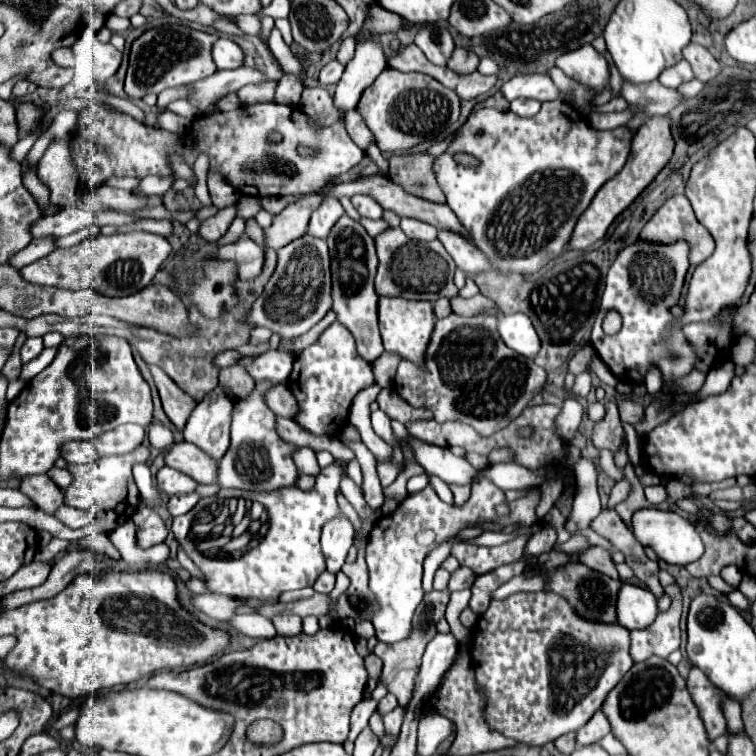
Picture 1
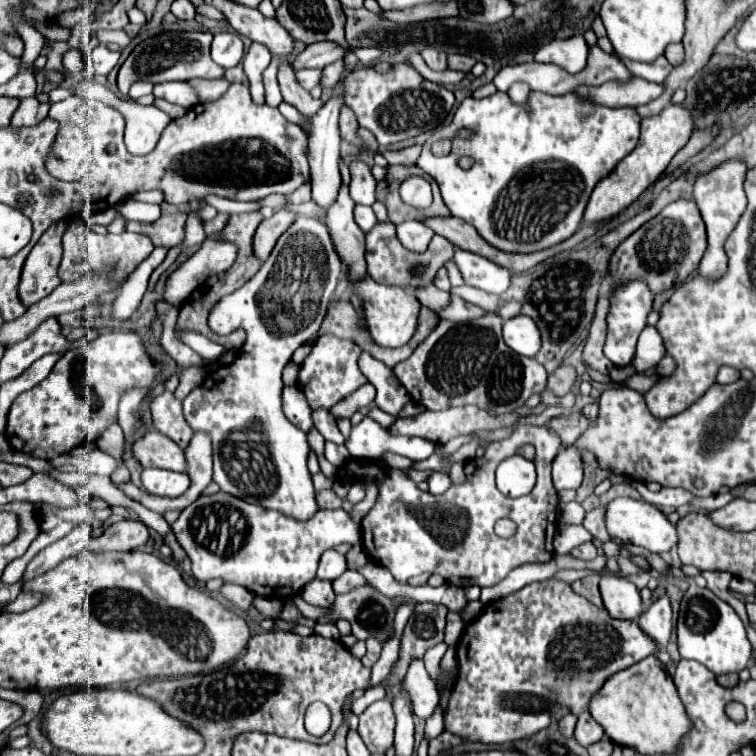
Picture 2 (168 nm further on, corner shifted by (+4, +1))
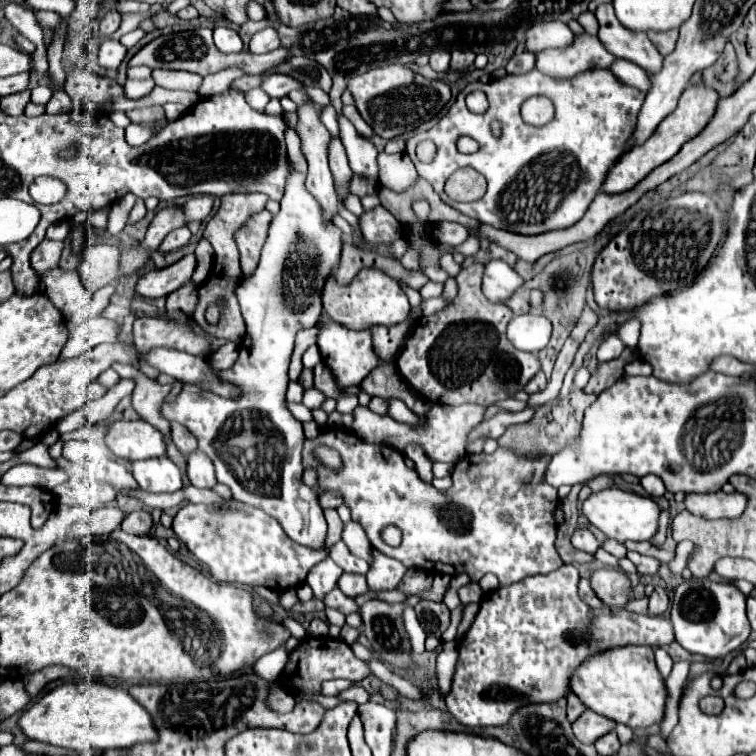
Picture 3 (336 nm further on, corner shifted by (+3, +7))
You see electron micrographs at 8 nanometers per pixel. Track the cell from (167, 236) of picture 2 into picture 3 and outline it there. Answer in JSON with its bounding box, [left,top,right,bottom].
[158,227,192,253]

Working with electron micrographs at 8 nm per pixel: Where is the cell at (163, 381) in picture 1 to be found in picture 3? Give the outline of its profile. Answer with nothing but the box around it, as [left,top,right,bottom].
[172,423,196,457]

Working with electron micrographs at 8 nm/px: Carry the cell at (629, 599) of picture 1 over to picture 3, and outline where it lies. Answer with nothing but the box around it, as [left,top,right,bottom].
[590,569,630,609]

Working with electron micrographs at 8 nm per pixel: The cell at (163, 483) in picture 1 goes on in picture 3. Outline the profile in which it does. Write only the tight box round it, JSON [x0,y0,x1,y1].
[132,457,182,493]

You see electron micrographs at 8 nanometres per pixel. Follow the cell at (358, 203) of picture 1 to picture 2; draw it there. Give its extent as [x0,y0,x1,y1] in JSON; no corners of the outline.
[349,161,377,205]

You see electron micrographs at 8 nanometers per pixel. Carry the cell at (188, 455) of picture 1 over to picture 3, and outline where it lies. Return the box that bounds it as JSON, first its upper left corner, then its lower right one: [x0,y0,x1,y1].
[104,419,166,461]

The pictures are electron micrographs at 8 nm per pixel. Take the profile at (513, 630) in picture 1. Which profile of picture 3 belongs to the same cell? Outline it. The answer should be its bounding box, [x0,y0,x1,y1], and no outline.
[446,565,674,725]

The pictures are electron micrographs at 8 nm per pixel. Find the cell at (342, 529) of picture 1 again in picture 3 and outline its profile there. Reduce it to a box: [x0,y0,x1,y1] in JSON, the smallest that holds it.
[306,557,342,601]

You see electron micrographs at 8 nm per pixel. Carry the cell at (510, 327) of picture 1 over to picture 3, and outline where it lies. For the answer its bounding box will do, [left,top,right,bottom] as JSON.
[508,313,552,353]

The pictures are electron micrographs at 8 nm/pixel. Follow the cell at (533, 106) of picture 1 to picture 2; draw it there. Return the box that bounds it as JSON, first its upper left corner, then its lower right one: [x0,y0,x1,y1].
[509,83,529,107]

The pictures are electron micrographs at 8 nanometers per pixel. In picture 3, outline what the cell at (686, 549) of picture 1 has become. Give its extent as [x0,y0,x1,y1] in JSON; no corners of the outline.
[582,487,660,543]

